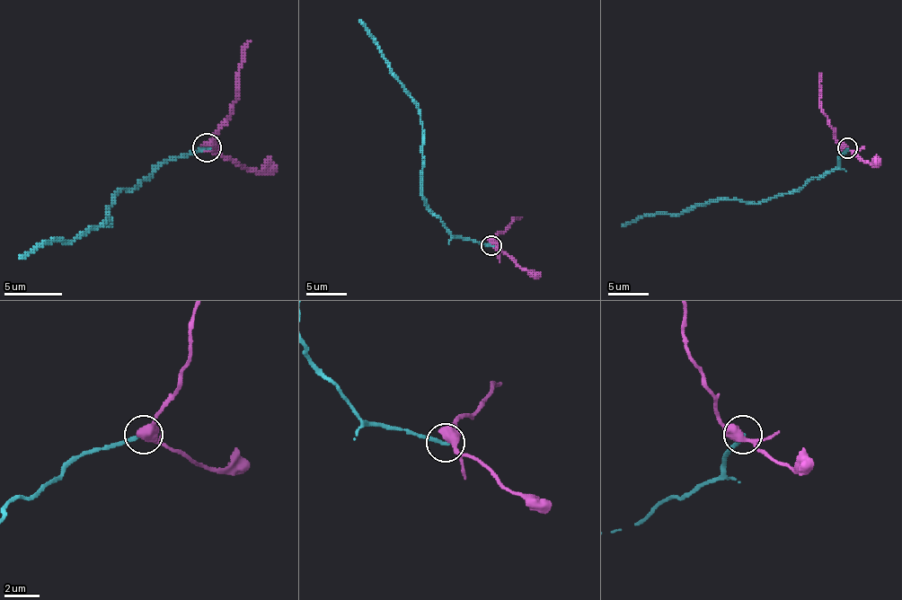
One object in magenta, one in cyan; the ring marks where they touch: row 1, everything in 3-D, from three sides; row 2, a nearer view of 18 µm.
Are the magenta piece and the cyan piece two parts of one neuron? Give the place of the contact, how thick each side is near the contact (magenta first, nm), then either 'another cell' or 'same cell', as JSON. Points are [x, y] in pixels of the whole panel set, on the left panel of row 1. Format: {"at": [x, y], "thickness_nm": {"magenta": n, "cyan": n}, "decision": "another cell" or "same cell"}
{"at": [207, 147], "thickness_nm": {"magenta": 480, "cyan": 220}, "decision": "another cell"}

